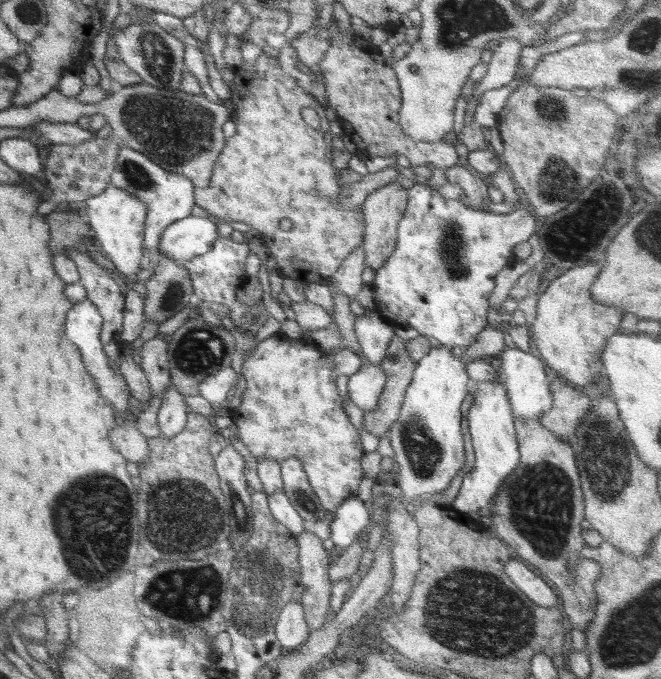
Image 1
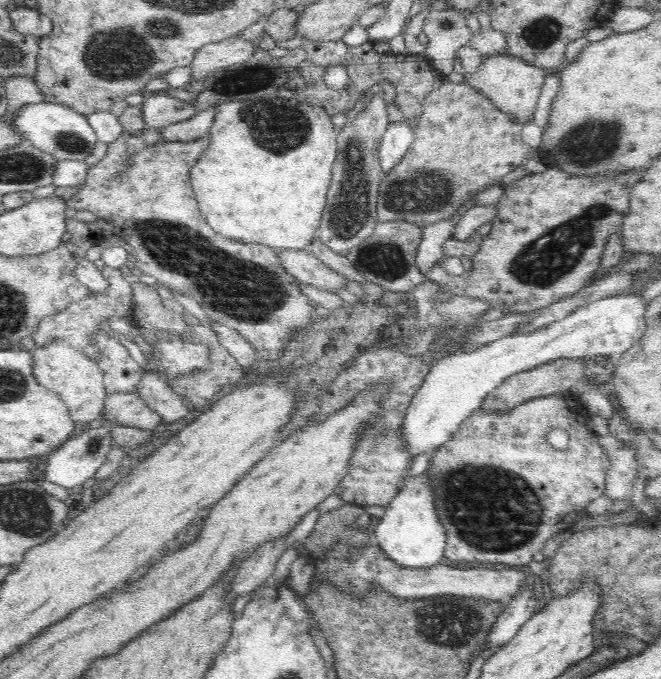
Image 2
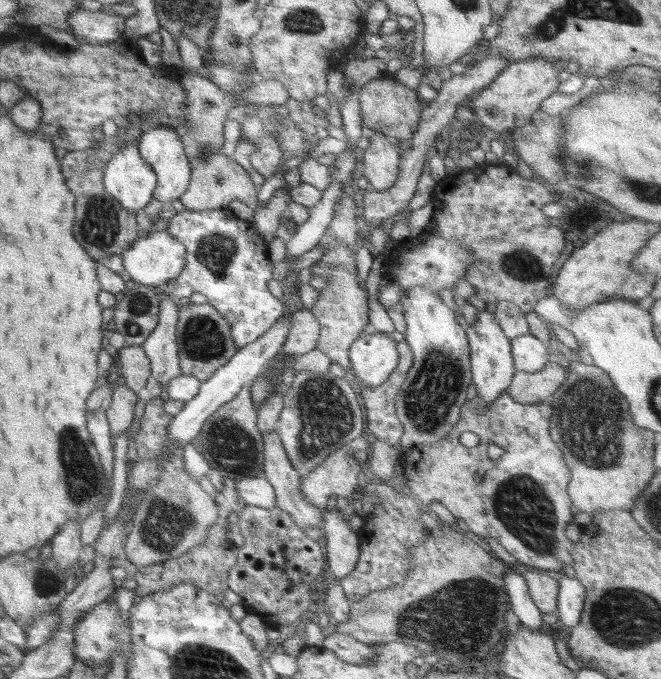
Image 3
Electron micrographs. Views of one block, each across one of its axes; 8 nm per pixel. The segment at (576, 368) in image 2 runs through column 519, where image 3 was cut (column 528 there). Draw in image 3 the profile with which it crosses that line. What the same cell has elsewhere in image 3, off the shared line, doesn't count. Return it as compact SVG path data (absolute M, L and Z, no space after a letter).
M548 362L540 372L516 372L506 392L520 404L538 404L550 400L565 381L566 370Z

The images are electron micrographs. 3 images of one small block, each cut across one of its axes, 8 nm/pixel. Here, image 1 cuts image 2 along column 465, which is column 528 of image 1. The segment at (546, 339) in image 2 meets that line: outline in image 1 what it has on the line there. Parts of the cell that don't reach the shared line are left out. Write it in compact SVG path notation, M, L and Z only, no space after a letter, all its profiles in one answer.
M510 344L498 357L502 360L502 384L506 388L513 416L520 420L539 419L553 405L549 385L551 377L546 375L542 359Z

